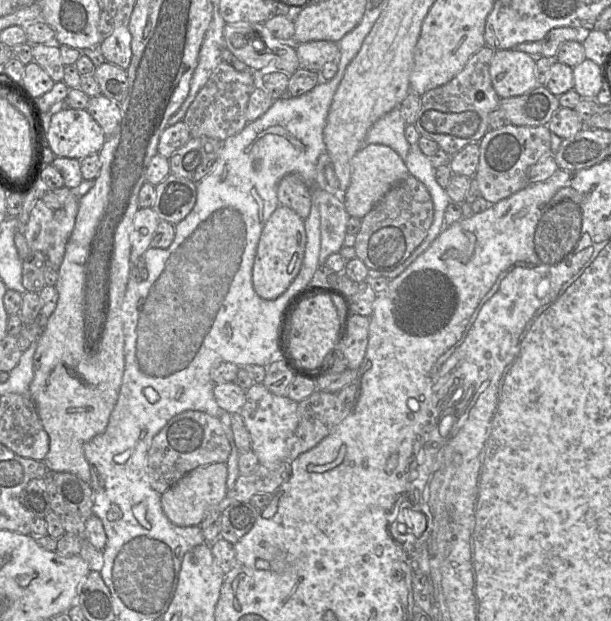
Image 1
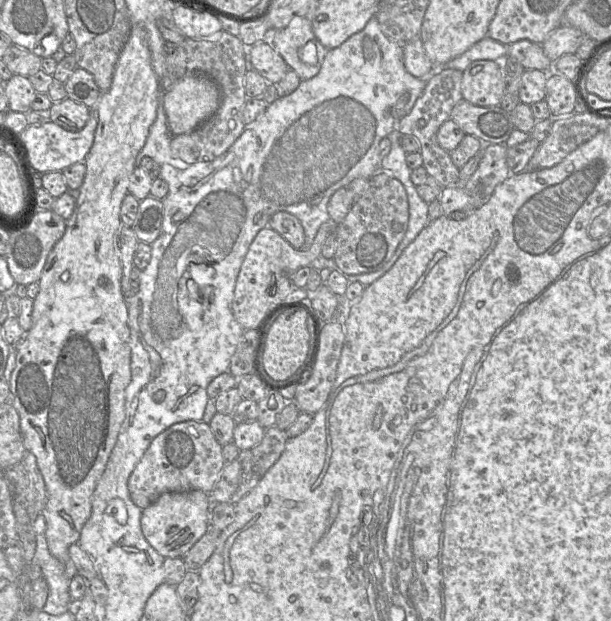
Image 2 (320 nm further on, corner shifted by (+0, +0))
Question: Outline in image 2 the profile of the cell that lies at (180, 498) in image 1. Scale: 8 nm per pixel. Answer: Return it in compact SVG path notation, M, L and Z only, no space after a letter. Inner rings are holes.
M201 490L164 493L142 510L142 533L148 543L164 558L183 558L206 532L209 507L213 511L211 496Z

